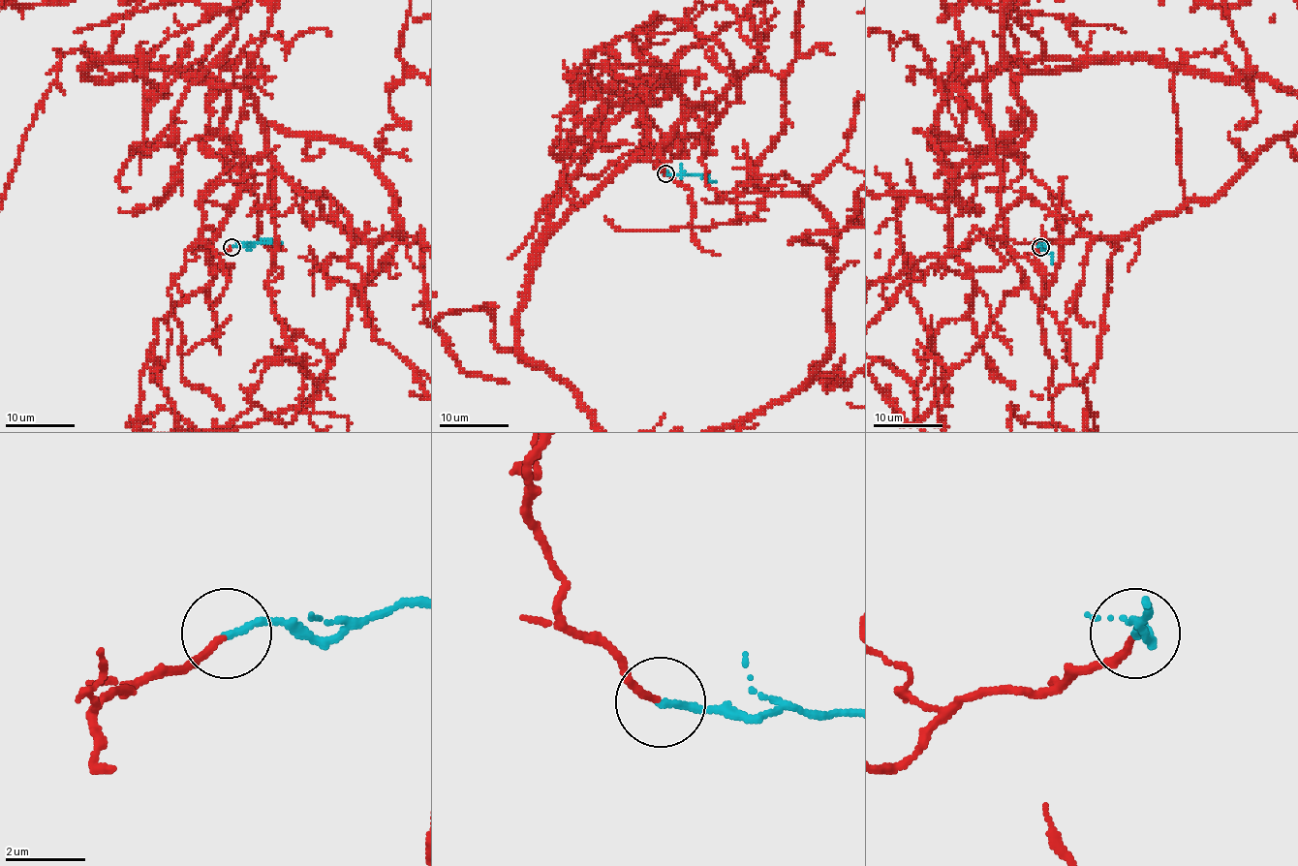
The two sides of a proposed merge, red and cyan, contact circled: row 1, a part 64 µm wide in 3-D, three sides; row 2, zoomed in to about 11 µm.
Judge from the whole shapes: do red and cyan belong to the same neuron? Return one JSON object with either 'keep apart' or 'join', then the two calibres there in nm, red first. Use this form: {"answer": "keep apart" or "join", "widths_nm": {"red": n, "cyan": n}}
{"answer": "join", "widths_nm": {"red": 170, "cyan": 170}}

